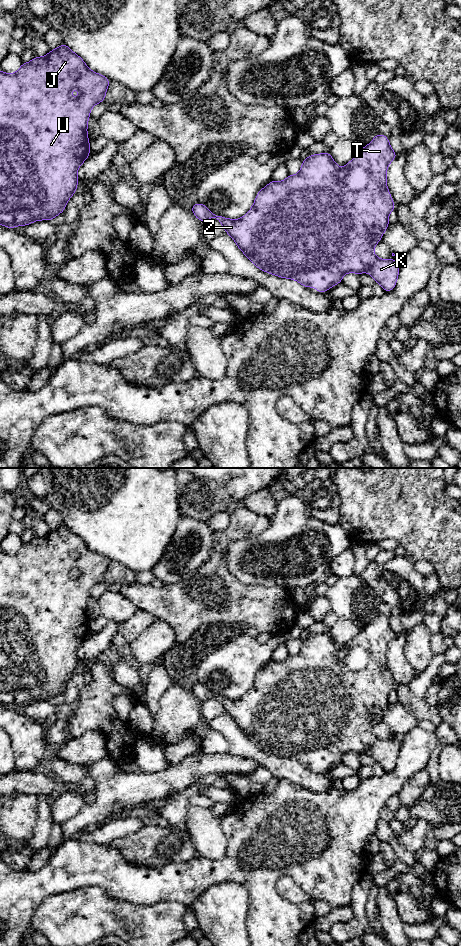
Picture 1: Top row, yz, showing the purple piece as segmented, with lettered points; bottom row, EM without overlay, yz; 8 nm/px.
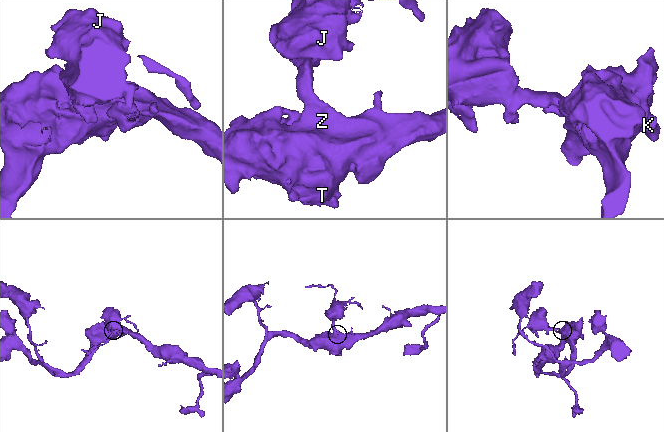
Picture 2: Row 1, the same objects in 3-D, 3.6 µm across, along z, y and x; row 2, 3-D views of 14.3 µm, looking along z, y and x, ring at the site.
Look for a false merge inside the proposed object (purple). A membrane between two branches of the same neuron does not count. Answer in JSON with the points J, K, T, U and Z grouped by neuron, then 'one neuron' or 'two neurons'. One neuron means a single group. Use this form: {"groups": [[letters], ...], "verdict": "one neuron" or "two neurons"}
{"groups": [["J", "K", "T", "U", "Z"]], "verdict": "one neuron"}

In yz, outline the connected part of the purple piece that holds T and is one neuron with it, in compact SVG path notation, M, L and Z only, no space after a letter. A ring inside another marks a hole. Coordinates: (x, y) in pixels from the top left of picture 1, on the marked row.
M377 134L373 141L361 149L345 167L339 168L329 152L311 154L302 161L297 175L289 175L283 182L272 180L261 189L250 211L238 220L216 216L205 205L196 203L190 208L200 222L216 218L236 242L239 249L254 265L273 275L297 280L304 287L314 286L319 293L325 293L333 285L342 282L342 276L348 272L361 274L368 272L385 292L394 289L400 266L394 259L377 258L373 249L382 240L382 234L389 226L388 215L396 208L386 184L386 171L389 163L398 156L389 144L387 136ZM376 229L372 240L368 239L368 230Z

